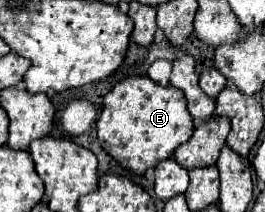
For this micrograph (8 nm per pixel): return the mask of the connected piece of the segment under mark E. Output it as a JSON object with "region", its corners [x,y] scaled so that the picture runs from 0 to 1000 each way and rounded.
{"region":[[[479,358],[389,453],[389,519],[366,566],[366,651],[472,792],[540,821],[600,755],[638,745],[675,679],[706,670],[728,604],[691,425],[600,406],[562,358]]]}

